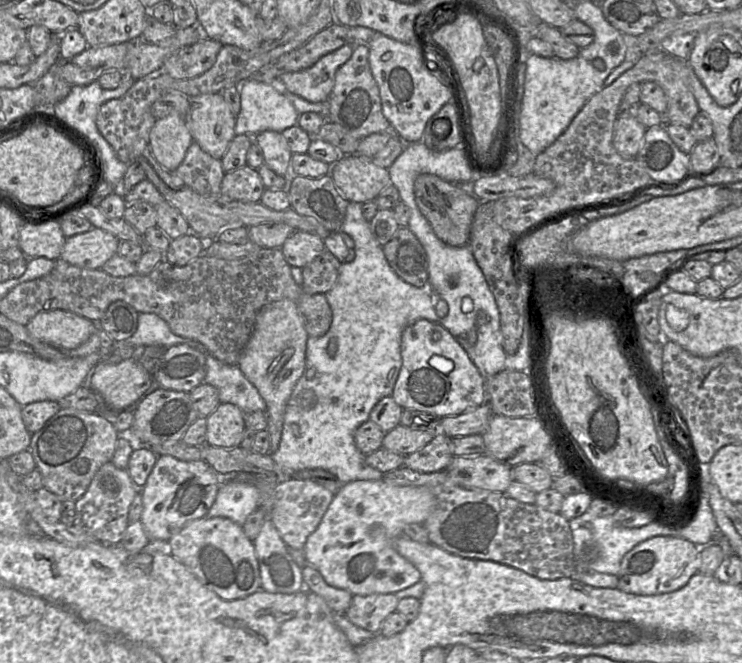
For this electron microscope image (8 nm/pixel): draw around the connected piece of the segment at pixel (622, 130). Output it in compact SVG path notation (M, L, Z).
M635 115L617 118L613 137L617 152L625 159L636 159L644 144L646 130Z

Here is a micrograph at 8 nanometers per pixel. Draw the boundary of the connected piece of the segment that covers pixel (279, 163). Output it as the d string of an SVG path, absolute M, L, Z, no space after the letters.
M264 131L256 136L256 143L263 152L264 164L278 175L290 177L291 159L293 153L282 133L276 131Z

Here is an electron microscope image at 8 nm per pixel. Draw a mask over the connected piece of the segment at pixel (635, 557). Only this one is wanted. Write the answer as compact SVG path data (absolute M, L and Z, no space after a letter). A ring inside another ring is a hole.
M674 536L649 538L627 552L621 560L617 588L637 595L656 595L673 592L685 586L699 572L701 546Z

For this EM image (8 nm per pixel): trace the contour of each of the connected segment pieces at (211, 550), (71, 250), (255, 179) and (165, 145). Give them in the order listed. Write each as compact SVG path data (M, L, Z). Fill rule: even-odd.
M200 518L186 523L170 539L171 554L223 600L245 598L261 589L253 542L229 518Z
M93 227L66 238L60 258L87 269L99 269L117 254L120 240L113 234Z
M247 164L225 173L220 194L235 201L258 203L265 190L258 169Z
M179 115L157 119L149 134L153 157L168 171L177 169L193 142L185 118Z

